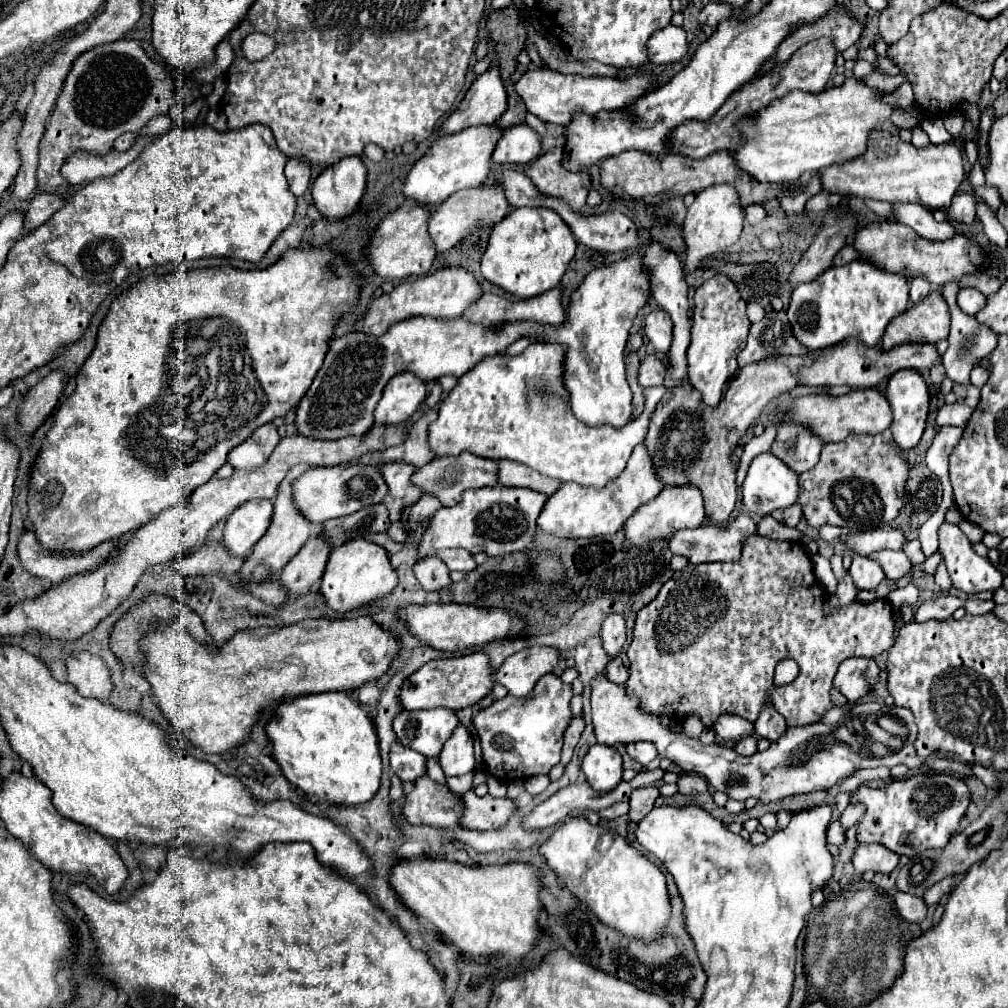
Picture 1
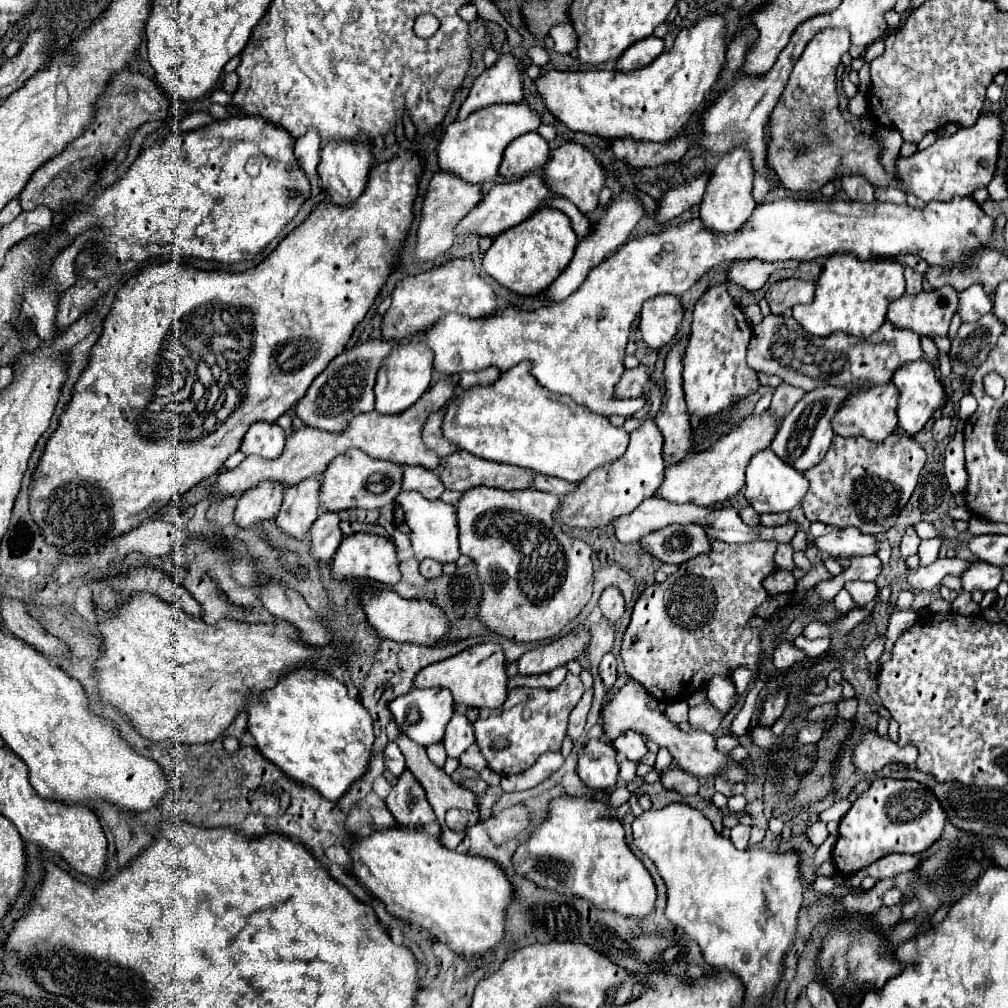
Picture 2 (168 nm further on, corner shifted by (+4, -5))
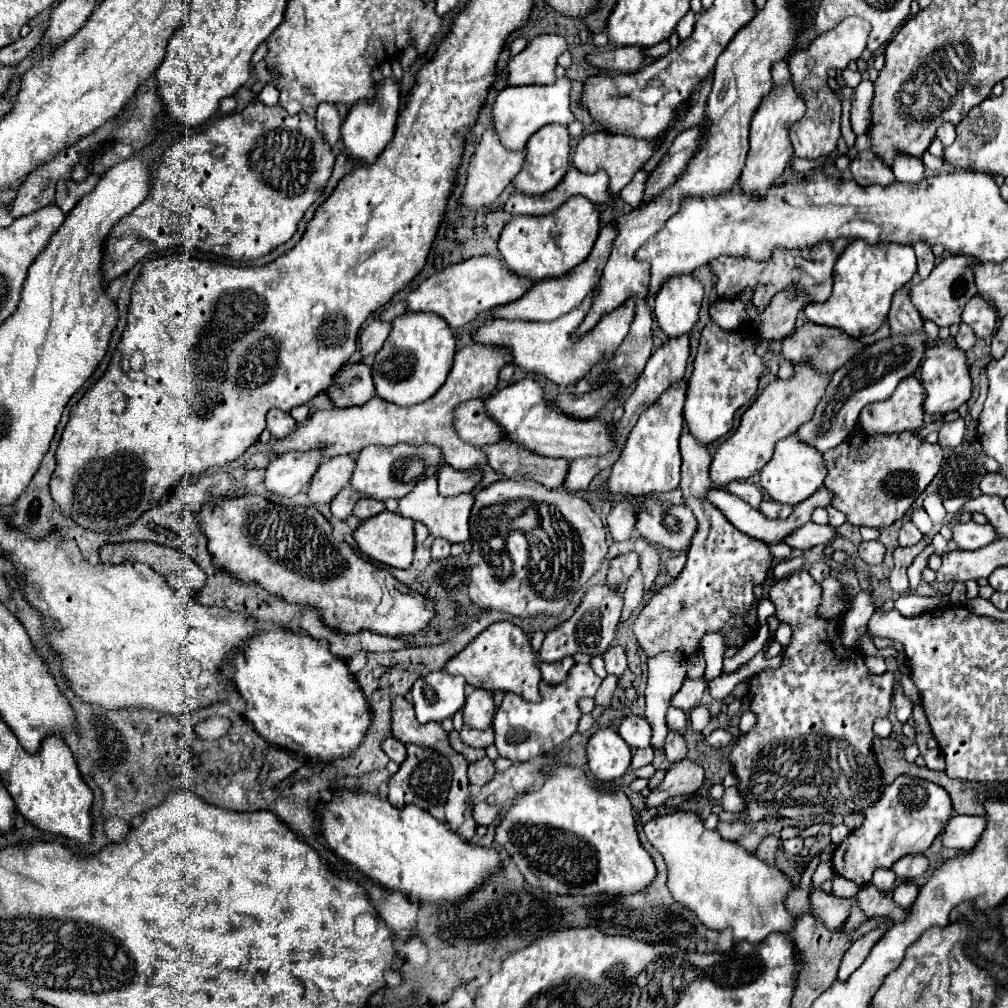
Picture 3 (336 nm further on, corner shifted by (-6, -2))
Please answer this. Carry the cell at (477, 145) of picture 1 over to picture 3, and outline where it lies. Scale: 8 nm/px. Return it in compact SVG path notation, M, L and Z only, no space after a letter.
M559 78L551 86L539 86L539 84L529 84L529 86L509 86L499 92L495 108L493 108L493 126L499 132L499 138L507 148L523 148L527 140L537 132L539 128L547 124L571 124L575 120L571 112L571 80Z

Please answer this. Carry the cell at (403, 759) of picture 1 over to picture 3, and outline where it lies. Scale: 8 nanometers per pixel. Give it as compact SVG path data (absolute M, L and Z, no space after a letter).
M387 736L387 738L381 742L381 750L383 750L391 760L395 760L397 764L403 762L403 756L405 756L405 744L401 744L399 740L395 740L393 736Z

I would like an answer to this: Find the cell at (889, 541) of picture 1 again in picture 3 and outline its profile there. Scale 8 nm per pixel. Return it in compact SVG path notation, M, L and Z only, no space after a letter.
M813 522L797 528L793 534L789 534L785 538L785 544L789 544L791 548L799 548L799 550L807 550L807 548L813 548L817 544L825 546L829 544L833 538L837 536L835 528L833 526L817 526Z

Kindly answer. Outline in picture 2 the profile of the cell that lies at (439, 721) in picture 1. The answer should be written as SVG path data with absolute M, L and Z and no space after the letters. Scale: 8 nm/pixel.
M413 689L401 699L395 699L389 705L397 729L407 735L411 741L415 741L421 747L429 747L433 743L439 743L445 735L445 727L451 721L455 709L453 709L453 697L445 689Z

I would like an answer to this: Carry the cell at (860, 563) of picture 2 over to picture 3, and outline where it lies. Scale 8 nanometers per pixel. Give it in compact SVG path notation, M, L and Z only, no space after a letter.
M871 540L871 542L861 542L859 544L859 556L869 564L869 566L875 566L875 564L881 564L883 562L883 554L885 554L885 546L879 542L879 540Z

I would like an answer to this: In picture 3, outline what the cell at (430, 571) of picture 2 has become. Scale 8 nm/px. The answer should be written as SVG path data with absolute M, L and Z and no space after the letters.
M437 538L431 546L431 558L447 558L449 556L449 546L451 544L447 544L447 540Z

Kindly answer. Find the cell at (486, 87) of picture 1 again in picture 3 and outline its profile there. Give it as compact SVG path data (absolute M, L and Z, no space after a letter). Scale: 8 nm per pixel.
M555 34L533 38L527 48L509 62L509 86L555 84L557 58L567 50L567 40Z

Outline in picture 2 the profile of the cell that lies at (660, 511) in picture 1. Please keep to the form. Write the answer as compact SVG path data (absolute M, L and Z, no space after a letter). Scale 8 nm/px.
M765 411L761 417L749 415L743 423L733 427L727 435L717 439L707 451L701 451L697 455L689 455L677 465L669 465L665 469L665 485L657 489L655 497L665 499L669 503L693 503L697 507L711 507L719 501L725 501L739 493L739 489L745 483L745 467L749 459L771 445L773 437L777 433L777 425L773 415Z

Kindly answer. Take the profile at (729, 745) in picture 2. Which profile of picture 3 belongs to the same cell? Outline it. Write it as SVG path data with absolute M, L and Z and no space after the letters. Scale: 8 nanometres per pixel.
M717 728L717 730L713 730L711 734L705 736L705 744L709 744L709 746L715 748L715 750L729 746L731 740L733 740L733 736L731 736L727 730L723 730L723 728Z

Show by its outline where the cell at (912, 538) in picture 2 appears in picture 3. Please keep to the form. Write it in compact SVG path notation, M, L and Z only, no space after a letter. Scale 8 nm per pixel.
M905 522L901 526L901 530L899 530L899 538L897 540L899 540L899 546L913 546L921 538L923 538L923 534L919 532L919 528L915 528L915 524L911 524L911 522Z

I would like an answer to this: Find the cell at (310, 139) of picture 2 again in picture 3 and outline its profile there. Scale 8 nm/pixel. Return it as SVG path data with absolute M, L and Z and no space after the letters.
M321 102L317 108L317 128L319 132L323 132L325 140L335 146L339 142L341 136L341 124L343 124L343 116L339 114L337 104L329 104L329 102Z

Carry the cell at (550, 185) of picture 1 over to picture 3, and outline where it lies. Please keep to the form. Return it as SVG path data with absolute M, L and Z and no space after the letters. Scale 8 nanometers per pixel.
M593 132L587 134L575 150L573 156L573 164L577 170L581 172L597 172L599 168L607 168L609 174L609 190L613 194L619 194L623 190L623 186L627 186L633 178L633 174L653 156L653 152L657 150L661 138L647 138L647 140L639 140L639 138L629 138L629 136L617 136L613 132Z

